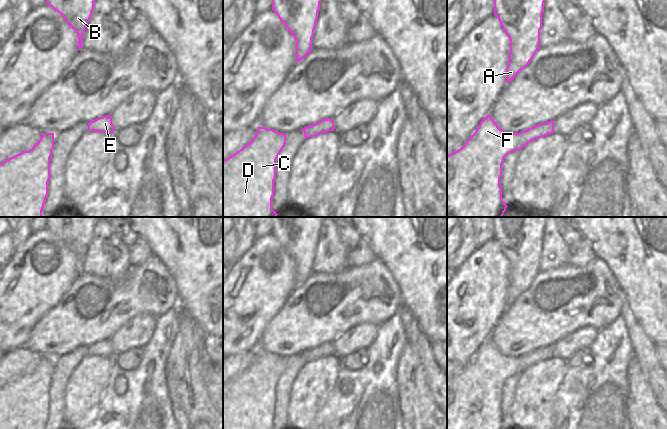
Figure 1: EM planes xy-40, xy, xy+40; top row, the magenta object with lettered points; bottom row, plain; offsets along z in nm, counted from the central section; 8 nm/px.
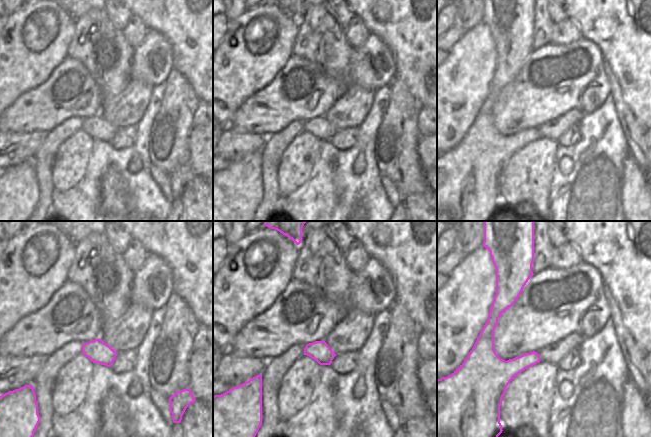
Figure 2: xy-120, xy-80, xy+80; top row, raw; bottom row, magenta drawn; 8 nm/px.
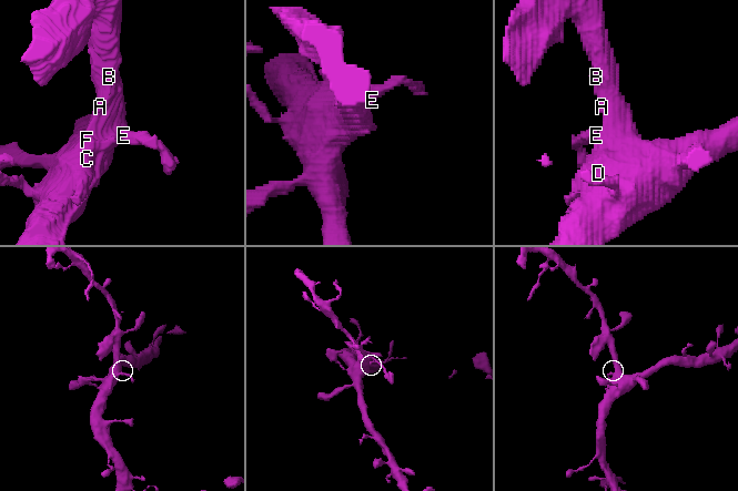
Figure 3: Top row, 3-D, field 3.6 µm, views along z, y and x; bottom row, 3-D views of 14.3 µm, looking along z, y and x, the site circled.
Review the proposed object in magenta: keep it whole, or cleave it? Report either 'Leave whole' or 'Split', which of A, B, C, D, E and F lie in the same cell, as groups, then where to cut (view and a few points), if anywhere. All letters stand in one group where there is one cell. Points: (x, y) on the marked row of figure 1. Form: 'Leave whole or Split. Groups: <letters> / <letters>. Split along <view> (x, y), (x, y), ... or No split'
Leave whole. Groups: A B C D E F. No split.

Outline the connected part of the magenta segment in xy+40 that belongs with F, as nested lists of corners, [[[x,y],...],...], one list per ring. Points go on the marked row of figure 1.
[[[490,115],[484,117],[464,146],[447,155],[447,217],[502,217],[508,207],[502,200],[500,186],[504,158],[531,141],[553,133],[554,121],[519,133],[507,133]]]

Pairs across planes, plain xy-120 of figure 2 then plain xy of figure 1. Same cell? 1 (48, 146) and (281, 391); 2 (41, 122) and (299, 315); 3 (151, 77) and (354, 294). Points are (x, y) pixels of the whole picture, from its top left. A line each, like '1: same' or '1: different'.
1: same
2: same
3: same

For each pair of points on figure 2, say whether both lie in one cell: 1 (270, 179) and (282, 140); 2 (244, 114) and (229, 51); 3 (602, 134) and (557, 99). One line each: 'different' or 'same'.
1: same
2: different
3: different

